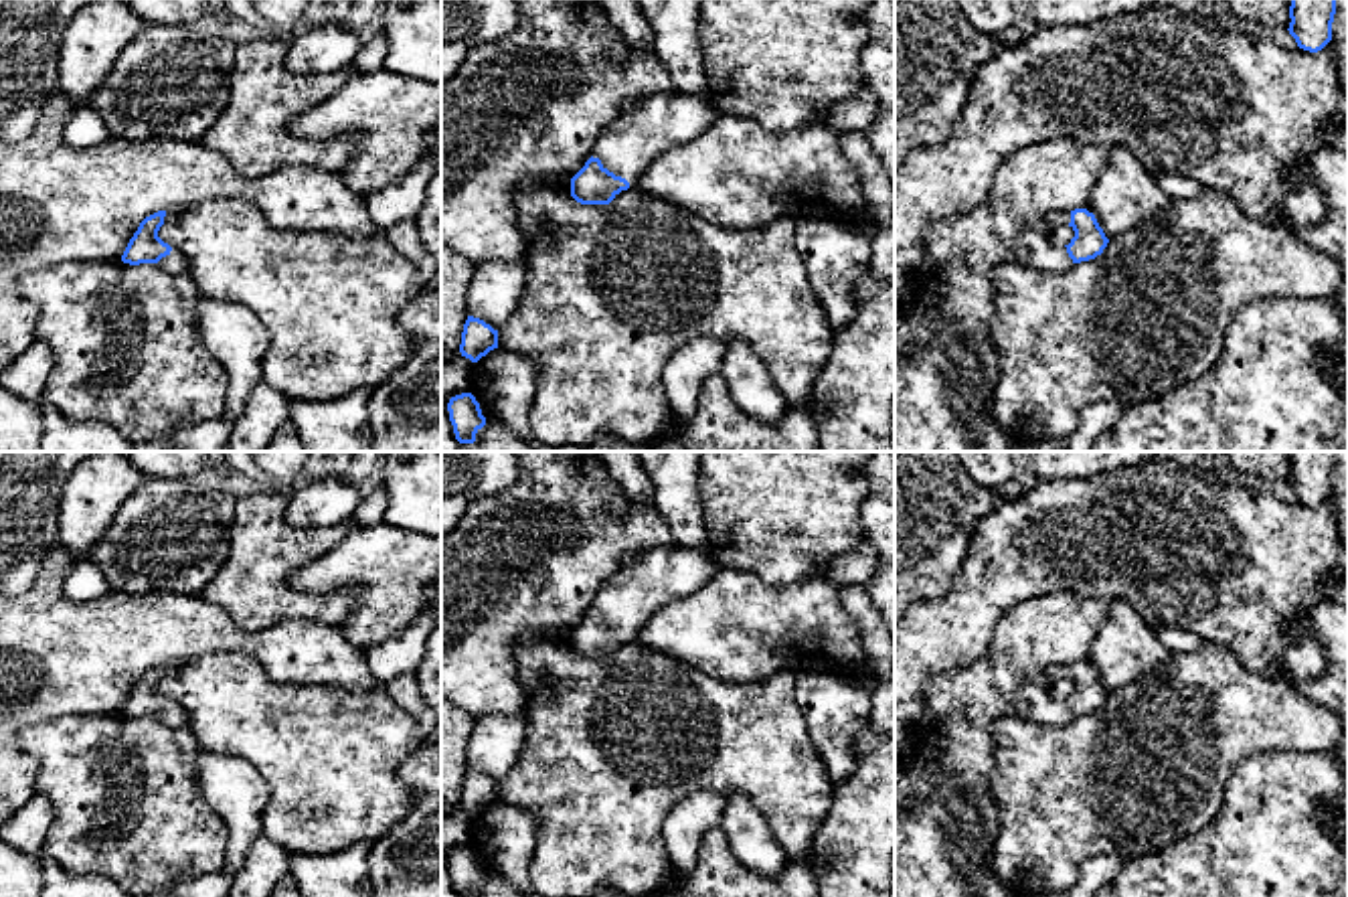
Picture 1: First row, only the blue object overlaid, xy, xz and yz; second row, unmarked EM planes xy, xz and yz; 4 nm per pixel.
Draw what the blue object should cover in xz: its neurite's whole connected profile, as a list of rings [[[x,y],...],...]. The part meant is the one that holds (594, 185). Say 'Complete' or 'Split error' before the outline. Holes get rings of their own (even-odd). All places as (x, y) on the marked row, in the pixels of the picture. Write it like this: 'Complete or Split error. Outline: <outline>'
Split error. Outline: [[[706,95],[644,97],[597,138],[591,158],[571,178],[571,196],[581,205],[609,205],[660,154],[698,138],[719,117]]]

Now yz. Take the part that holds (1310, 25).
Complete. Outline: [[[1291,0],[1289,34],[1310,53],[1322,51],[1332,40],[1336,0]]]

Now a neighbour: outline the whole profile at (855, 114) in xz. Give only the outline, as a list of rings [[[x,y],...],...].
[[[862,85],[854,95],[830,109],[826,124],[838,134],[864,132],[878,113],[874,93]]]

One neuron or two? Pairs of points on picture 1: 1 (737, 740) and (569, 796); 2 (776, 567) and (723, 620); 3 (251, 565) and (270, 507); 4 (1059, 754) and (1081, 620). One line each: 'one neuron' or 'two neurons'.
1: one neuron
2: two neurons
3: one neuron
4: two neurons

